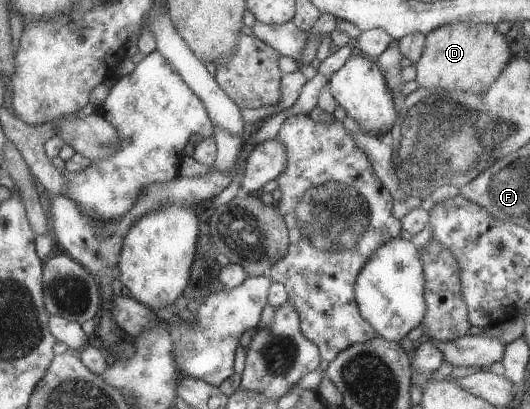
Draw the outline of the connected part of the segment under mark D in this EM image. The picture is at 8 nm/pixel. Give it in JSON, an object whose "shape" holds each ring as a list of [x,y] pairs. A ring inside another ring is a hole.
{"shape":[[[451,22],[445,26],[437,26],[435,30],[425,34],[424,38],[424,50],[414,64],[417,71],[414,81],[418,88],[428,91],[441,88],[449,92],[459,90],[481,96],[512,58],[504,36],[495,30],[493,24]]]}

